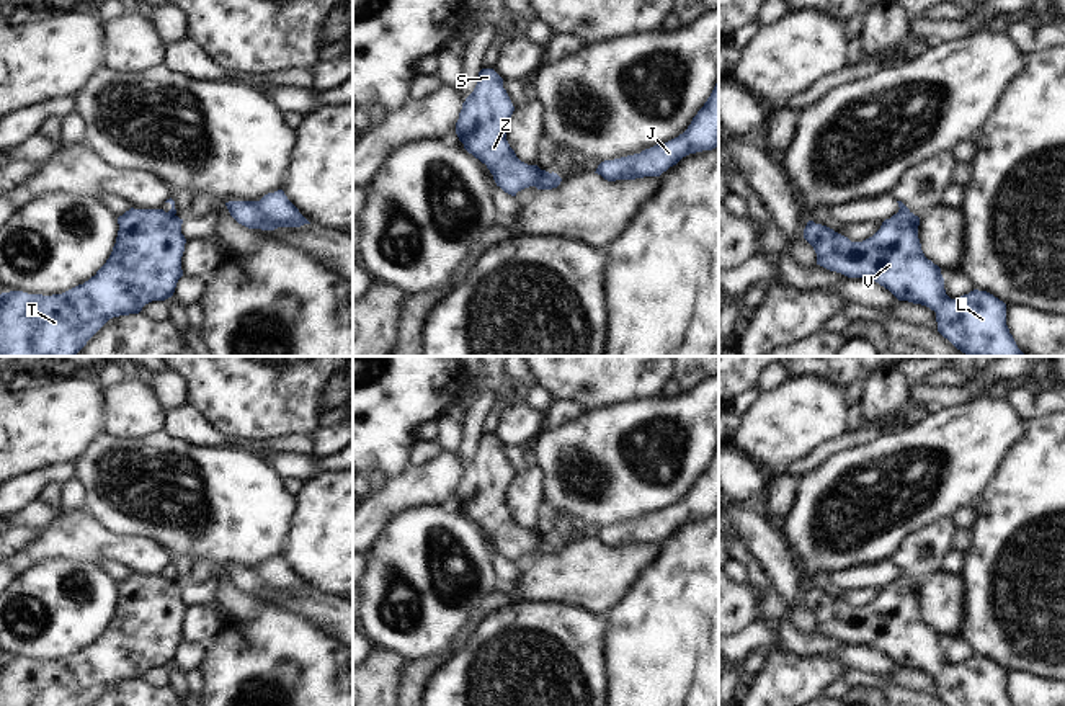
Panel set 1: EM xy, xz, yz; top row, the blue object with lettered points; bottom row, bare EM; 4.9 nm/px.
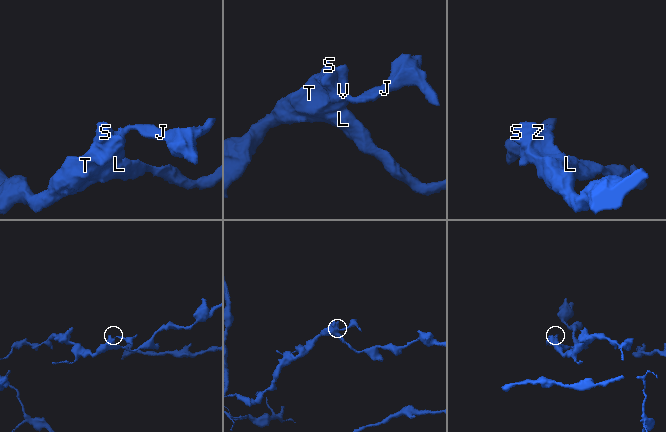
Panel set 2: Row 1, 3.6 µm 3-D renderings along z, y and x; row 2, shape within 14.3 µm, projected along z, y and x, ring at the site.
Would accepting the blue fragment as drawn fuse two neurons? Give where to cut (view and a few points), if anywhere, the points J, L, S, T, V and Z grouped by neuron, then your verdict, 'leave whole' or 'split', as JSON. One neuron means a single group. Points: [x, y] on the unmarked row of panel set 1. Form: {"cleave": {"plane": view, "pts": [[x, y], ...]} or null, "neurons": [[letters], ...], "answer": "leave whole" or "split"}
{"cleave": {"plane": "xz", "pts": [[533, 531], [536, 551]]}, "neurons": [["J"], ["L", "S", "T", "V", "Z"]], "answer": "split"}

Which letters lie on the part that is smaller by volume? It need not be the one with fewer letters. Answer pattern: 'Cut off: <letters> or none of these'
Cut off: J

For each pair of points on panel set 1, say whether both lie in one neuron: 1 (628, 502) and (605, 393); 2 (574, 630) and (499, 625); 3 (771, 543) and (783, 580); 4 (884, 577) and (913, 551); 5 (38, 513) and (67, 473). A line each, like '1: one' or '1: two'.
1: two
2: one
3: one
4: two
5: two

